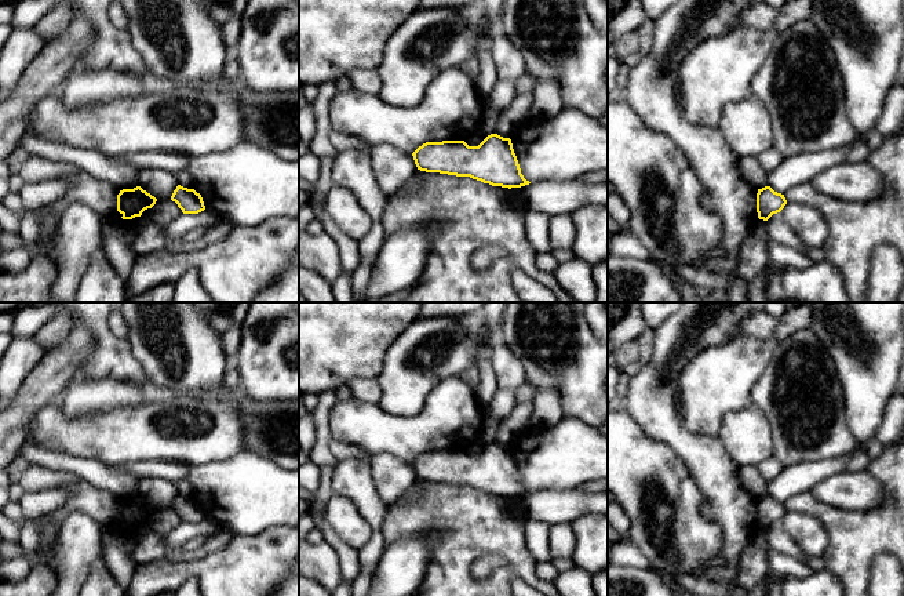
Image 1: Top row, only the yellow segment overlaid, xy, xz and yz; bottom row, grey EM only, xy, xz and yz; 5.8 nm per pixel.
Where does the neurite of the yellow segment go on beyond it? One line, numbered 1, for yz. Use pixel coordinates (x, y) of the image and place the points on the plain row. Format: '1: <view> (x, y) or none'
1: none

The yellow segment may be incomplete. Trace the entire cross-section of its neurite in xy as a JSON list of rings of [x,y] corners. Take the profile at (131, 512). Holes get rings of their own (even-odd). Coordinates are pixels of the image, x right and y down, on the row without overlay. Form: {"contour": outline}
{"contour": [[[141,495],[123,498],[117,504],[117,520],[123,524],[123,528],[132,528],[141,526],[145,519],[152,517],[156,510],[157,508]]]}

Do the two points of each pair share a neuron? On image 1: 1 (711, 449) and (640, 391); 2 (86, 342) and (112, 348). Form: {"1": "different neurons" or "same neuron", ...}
{"1": "same neuron", "2": "different neurons"}

